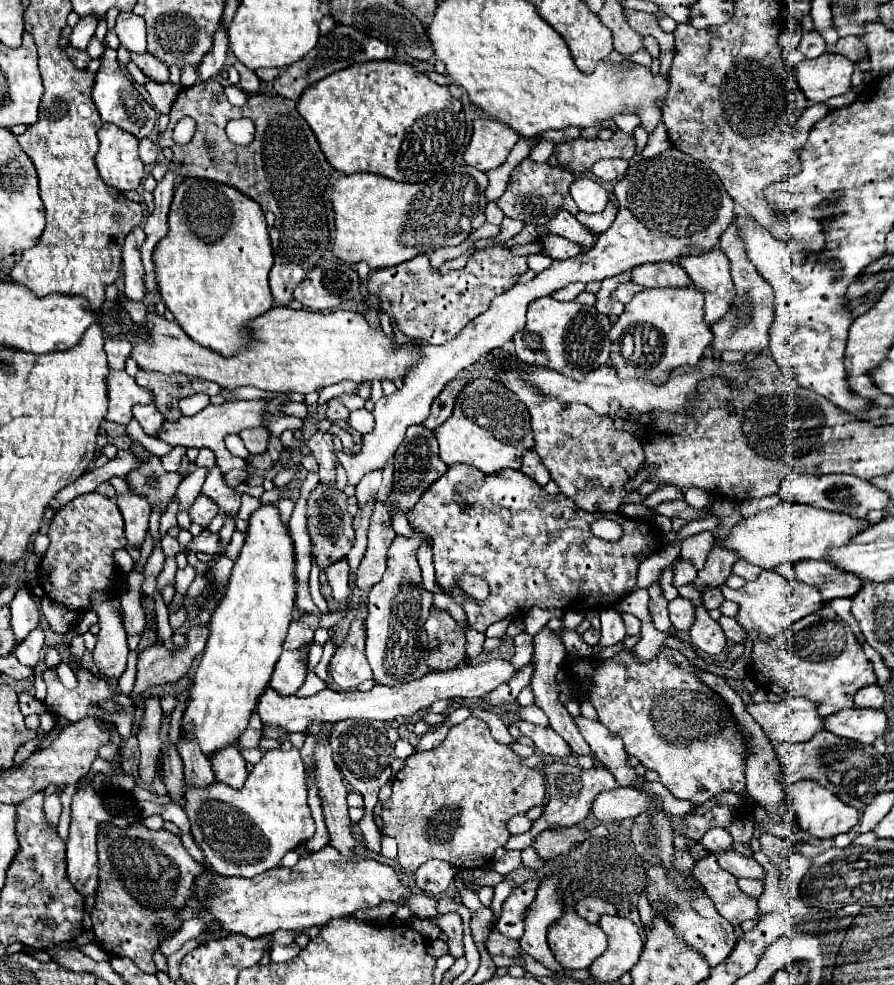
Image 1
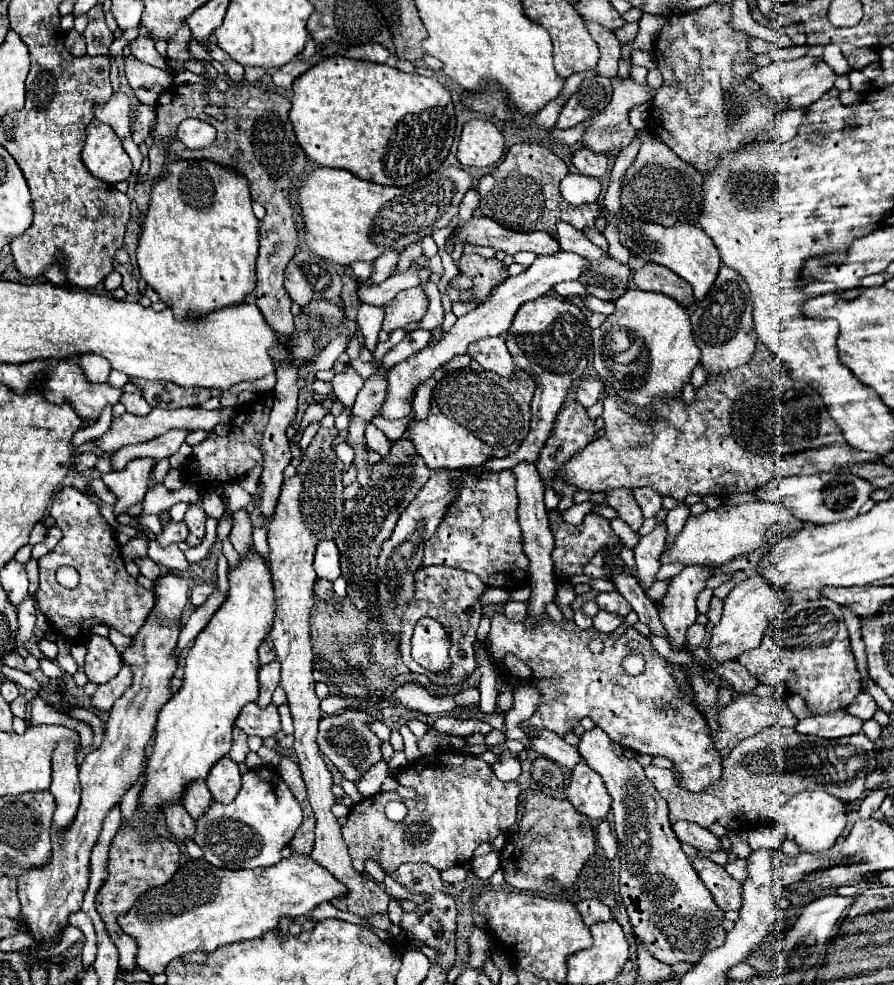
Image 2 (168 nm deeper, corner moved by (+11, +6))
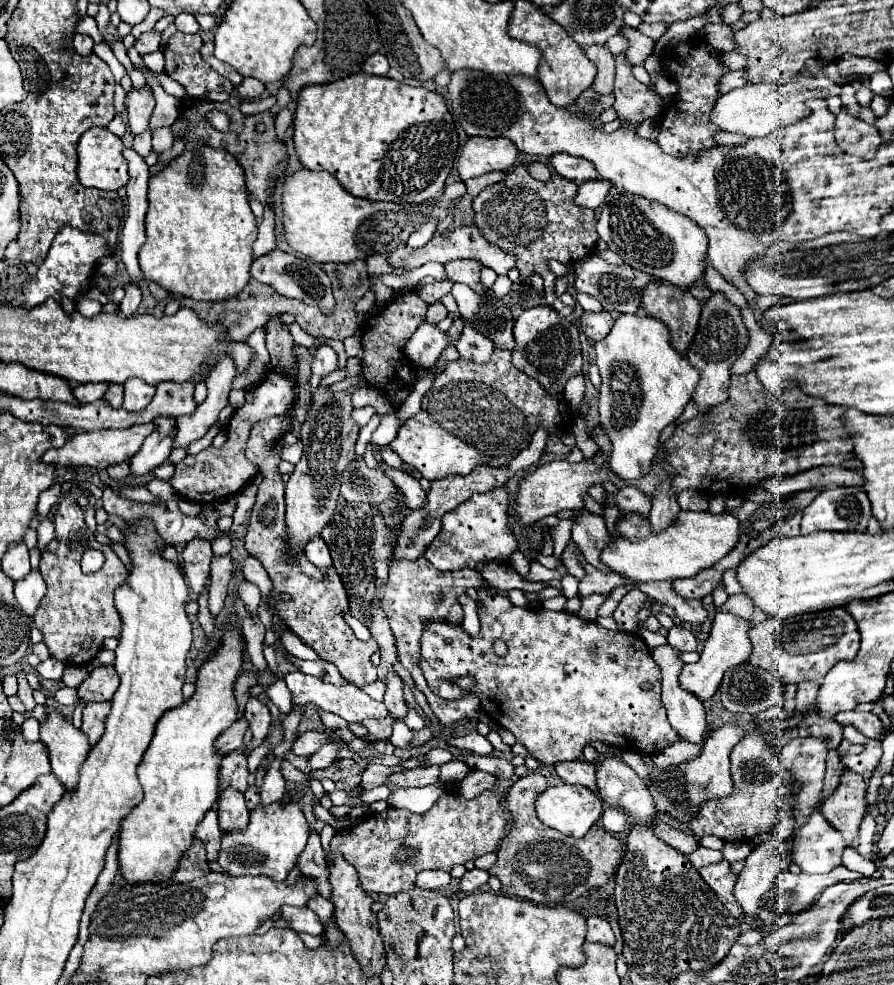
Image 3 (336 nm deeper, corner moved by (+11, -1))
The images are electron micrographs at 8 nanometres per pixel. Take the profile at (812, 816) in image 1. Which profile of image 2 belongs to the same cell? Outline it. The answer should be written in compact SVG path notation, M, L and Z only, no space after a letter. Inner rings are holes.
M804 791L790 799L790 803L782 811L780 821L786 827L786 839L798 843L806 853L820 853L830 849L842 835L848 823L848 809L840 799L828 795L826 791Z

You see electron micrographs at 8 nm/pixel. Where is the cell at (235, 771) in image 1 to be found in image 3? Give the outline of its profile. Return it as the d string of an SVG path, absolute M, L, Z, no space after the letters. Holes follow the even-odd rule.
M228 786L220 792L218 798L218 822L222 832L226 830L242 830L248 824L248 808L244 802L244 794Z

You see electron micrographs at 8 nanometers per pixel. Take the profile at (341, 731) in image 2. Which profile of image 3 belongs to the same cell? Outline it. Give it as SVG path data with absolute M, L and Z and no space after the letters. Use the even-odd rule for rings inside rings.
M312 730L312 732L306 732L306 734L300 734L298 740L294 742L294 748L292 752L298 754L298 756L312 756L314 752L318 752L324 744L332 742L332 734L328 732L318 732L318 730Z

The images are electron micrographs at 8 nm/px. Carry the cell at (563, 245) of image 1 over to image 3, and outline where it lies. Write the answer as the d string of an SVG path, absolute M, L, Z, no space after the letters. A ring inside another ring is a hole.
M470 224L470 226L458 226L448 238L442 238L442 236L434 236L426 246L414 250L414 252L408 252L404 246L398 248L396 252L388 254L388 262L390 266L398 268L398 266L406 266L406 268L418 268L426 262L440 262L440 264L448 264L452 260L462 260L462 258L470 258L470 260L478 260L480 264L484 266L490 266L496 274L508 274L510 268L516 266L516 258L514 254L506 254L500 246L494 246L492 242L488 242L482 232L476 228L476 224Z

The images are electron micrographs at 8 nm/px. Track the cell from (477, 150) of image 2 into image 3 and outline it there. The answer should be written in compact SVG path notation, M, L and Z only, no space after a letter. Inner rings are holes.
M470 136L458 158L458 174L462 180L468 180L486 172L508 170L516 158L518 150L506 138Z

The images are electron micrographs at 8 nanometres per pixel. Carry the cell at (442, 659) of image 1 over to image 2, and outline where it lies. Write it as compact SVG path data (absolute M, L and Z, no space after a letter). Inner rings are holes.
M428 565L428 567L420 567L414 573L414 583L420 583L414 591L414 597L408 603L408 609L402 613L402 631L400 631L400 657L404 661L404 665L412 671L412 673L422 673L428 677L428 681L432 685L438 687L452 687L452 685L462 685L474 671L476 671L476 659L474 659L474 639L476 639L476 629L482 617L482 605L480 605L480 597L484 595L484 591L488 589L486 583L464 569L454 569L454 567L436 567L436 565ZM422 617L434 617L436 621L442 623L442 627L450 633L450 659L452 659L452 667L450 673L446 675L434 675L430 671L426 671L424 667L420 667L418 663L410 657L410 639L412 639L414 627L418 623L418 619Z

